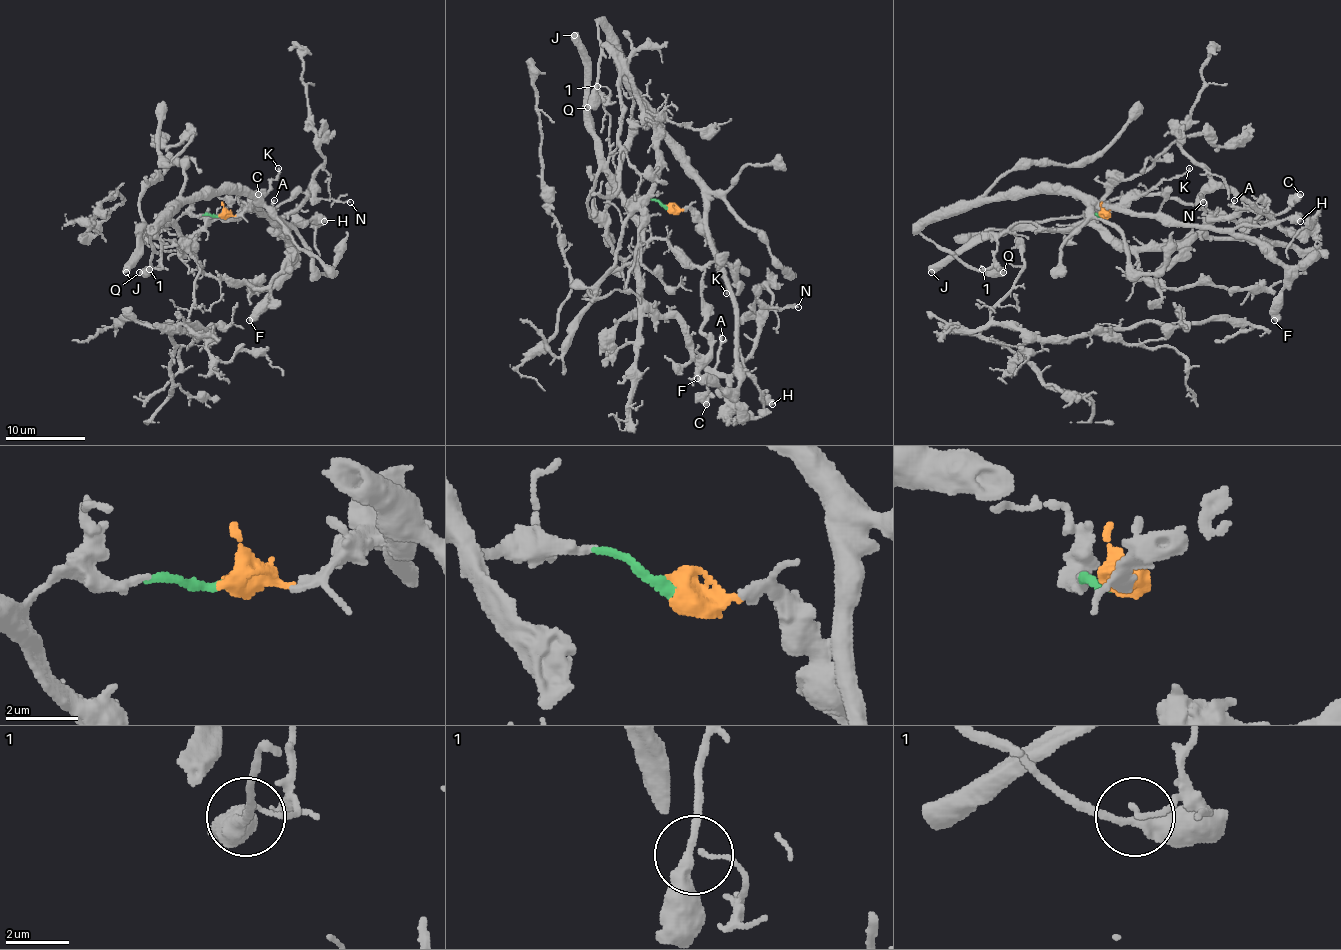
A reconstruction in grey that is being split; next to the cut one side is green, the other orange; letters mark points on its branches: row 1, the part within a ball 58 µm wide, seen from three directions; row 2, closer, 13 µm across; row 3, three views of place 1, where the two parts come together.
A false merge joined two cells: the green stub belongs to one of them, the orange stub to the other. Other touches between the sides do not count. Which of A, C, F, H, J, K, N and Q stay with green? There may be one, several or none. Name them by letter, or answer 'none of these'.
A, C, J, N

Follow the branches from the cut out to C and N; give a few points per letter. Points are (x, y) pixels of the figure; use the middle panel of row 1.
C: (667, 207), (655, 199), (625, 201), (639, 233), (639, 293), (681, 325), (685, 343), (705, 371), (707, 405)
N: (667, 207), (625, 201), (639, 293), (673, 315), (709, 367), (728, 375), (750, 353), (764, 307), (798, 307)

